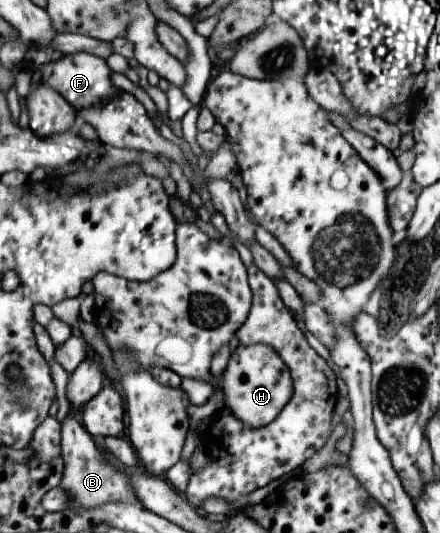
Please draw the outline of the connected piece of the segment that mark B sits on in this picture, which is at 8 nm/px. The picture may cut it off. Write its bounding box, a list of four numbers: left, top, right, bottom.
[57,410,138,508]

